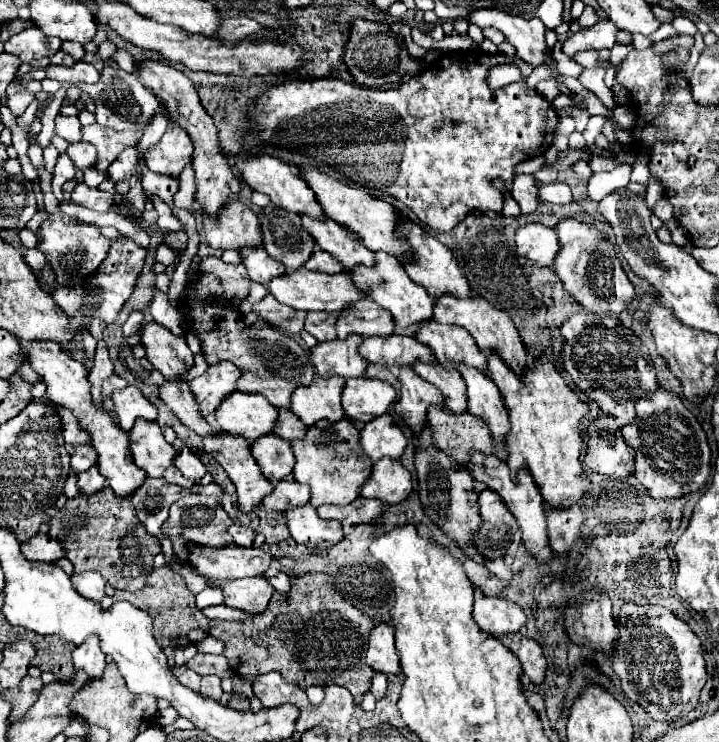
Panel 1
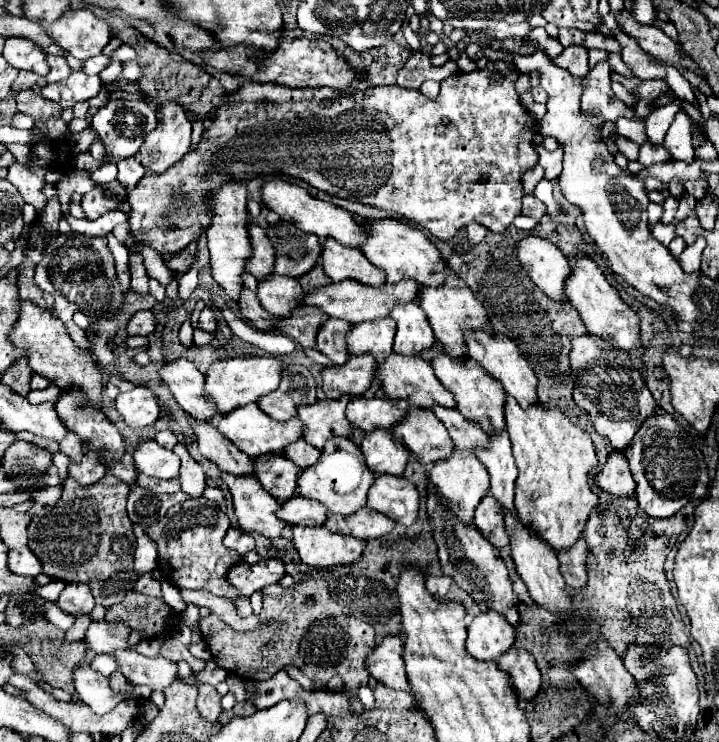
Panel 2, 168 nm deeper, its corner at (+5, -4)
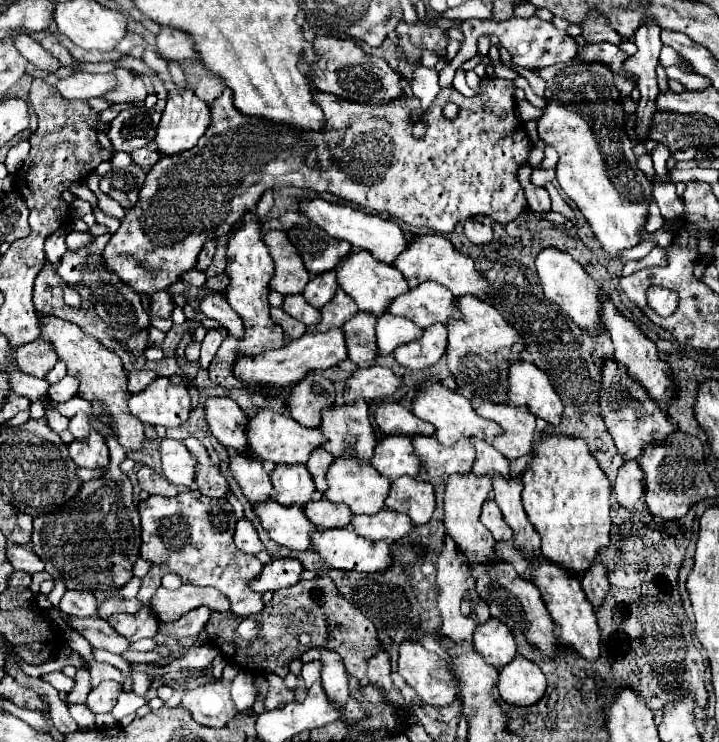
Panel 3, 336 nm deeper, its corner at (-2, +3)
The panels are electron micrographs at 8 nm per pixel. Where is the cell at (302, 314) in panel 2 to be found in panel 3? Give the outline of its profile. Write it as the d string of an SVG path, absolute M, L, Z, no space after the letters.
M337 289L333 301L329 301L329 303L321 309L321 323L315 325L315 327L307 327L307 333L327 331L327 329L341 327L341 325L347 323L357 311L359 311L359 309L357 309L355 301L351 301L351 297L347 297L347 293L345 293L343 289Z

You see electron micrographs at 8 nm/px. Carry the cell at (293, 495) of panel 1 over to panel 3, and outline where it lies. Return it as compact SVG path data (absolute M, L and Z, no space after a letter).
M319 499L319 501L311 501L305 507L305 515L309 517L311 523L319 525L321 529L333 529L333 527L347 527L353 513L351 509L347 509L347 505L339 505L339 503L331 503L327 499Z

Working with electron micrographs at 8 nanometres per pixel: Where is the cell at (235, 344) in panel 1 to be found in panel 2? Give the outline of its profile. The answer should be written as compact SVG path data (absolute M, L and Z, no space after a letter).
M284 366L280 388L258 400L258 408L274 420L290 420L296 416L296 406L316 402L316 380L306 366Z

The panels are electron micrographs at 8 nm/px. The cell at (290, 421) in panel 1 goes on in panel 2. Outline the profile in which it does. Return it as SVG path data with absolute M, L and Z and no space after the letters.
M296 440L296 444L288 444L288 448L284 448L284 454L300 468L306 468L310 464L316 464L320 450L312 448L306 440Z

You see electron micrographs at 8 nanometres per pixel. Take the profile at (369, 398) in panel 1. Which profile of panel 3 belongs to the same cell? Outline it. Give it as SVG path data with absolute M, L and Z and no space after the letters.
M389 401L377 403L375 423L381 429L381 433L385 433L385 435L415 437L415 435L433 435L435 433L431 423L421 421L411 411L407 411L403 405L389 403Z

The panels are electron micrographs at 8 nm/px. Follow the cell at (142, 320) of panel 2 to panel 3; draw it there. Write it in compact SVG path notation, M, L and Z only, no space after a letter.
M161 289L151 297L151 315L155 317L171 317L173 307L175 307L173 295L167 289Z

